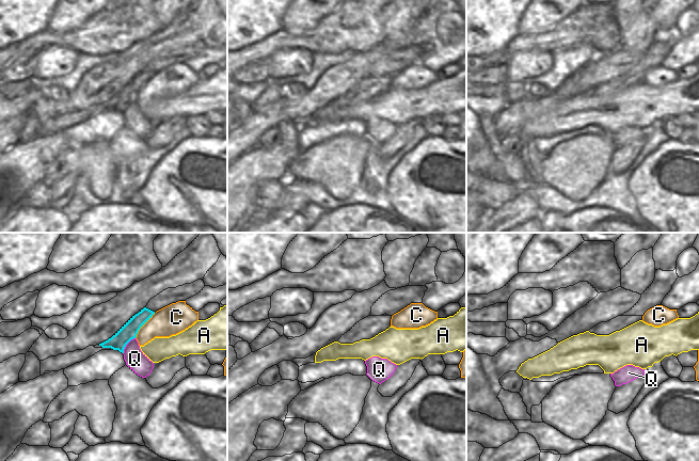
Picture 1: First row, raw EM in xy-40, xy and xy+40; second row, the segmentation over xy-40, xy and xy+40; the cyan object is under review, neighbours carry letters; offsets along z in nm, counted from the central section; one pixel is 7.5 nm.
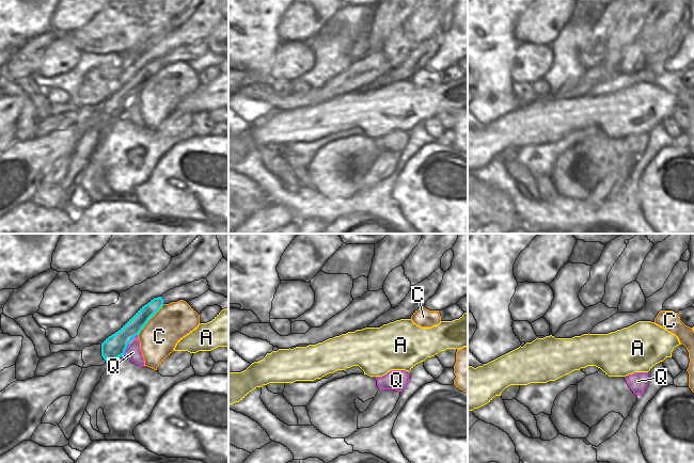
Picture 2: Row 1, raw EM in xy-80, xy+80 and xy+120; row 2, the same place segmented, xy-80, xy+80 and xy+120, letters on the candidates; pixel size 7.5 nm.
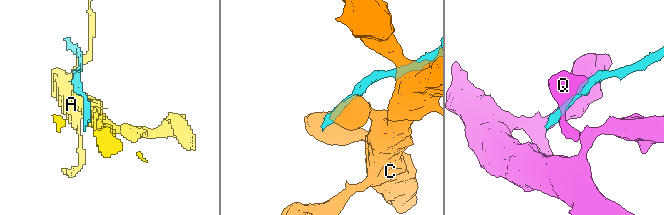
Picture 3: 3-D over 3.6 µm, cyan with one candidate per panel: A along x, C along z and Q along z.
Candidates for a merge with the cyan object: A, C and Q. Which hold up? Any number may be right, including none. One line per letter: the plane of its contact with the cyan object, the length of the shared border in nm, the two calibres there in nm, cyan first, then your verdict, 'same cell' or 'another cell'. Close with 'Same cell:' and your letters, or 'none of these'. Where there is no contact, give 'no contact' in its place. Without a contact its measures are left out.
A: no contact | another cell
C: xy-40 | 240 nm | 120/220 nm | another cell
Q: xy-40 | 160 nm | 120/150 nm | another cell
Same cell: none of these

